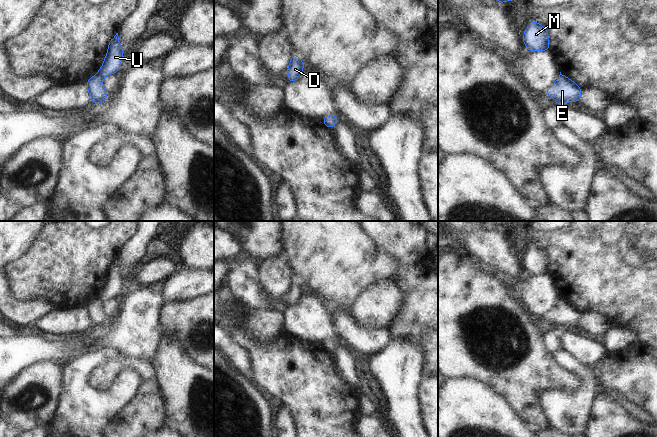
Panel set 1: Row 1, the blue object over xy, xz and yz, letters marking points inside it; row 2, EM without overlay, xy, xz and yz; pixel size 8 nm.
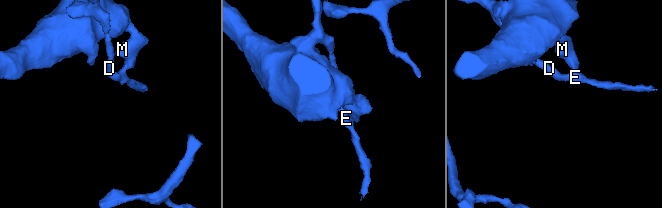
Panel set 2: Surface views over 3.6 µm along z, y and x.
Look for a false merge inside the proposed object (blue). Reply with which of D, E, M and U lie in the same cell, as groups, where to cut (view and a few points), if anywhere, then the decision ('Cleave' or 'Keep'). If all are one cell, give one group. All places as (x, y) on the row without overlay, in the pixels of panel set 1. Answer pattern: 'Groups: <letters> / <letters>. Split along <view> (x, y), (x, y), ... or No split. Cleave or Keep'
Groups: D E / M U. Split along xy (97, 297), (102, 302). Cleave

